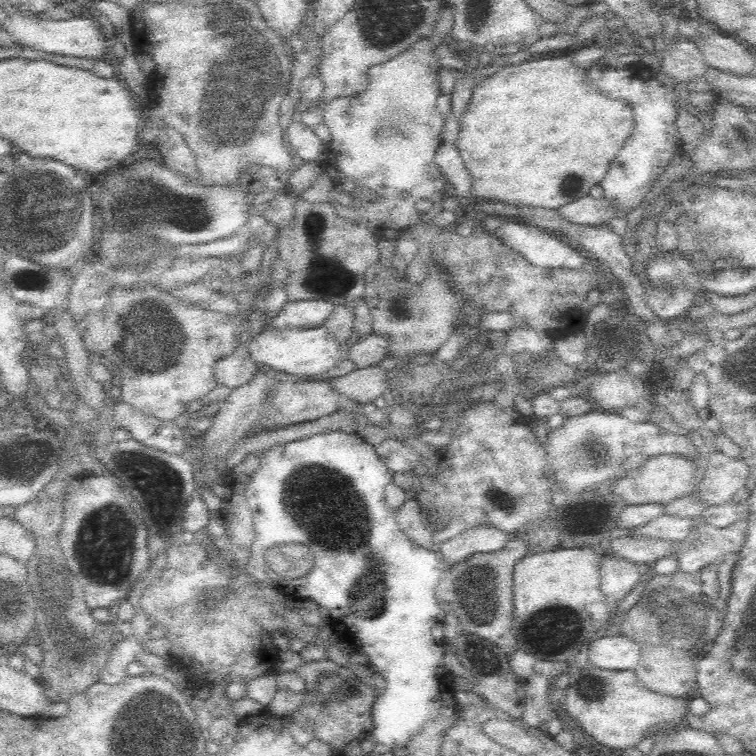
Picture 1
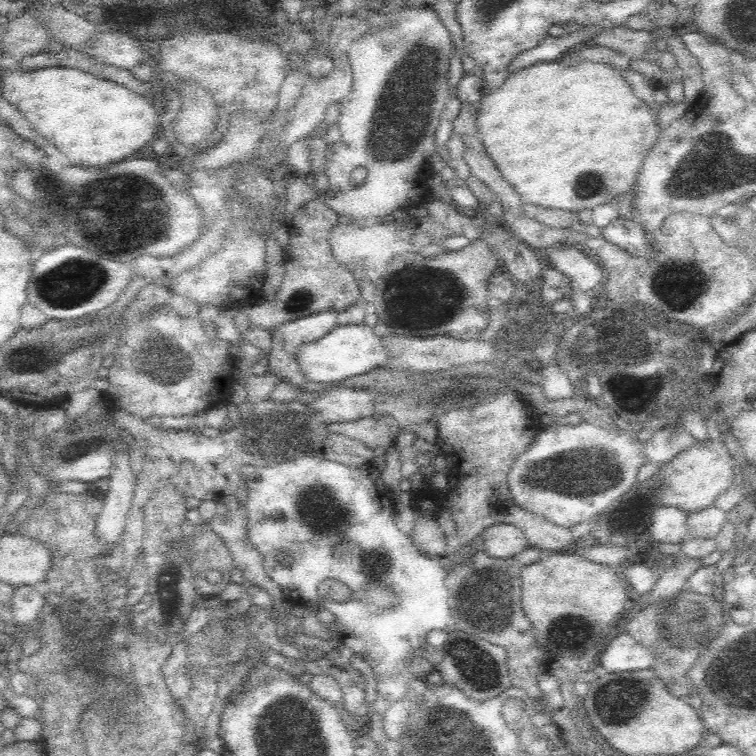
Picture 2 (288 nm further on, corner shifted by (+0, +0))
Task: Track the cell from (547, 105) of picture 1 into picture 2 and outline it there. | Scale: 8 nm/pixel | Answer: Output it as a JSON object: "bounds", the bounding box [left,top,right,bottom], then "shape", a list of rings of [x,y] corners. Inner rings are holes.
{"bounds":[476,54,660,212],"shape":[[[570,54],[510,74],[510,78],[480,100],[478,106],[476,128],[484,152],[502,178],[522,196],[524,204],[542,208],[580,212],[582,208],[596,208],[616,196],[628,194],[640,178],[642,160],[652,152],[652,146],[658,144],[656,140],[660,140],[656,110],[634,96],[622,72],[606,64],[572,60]]]}

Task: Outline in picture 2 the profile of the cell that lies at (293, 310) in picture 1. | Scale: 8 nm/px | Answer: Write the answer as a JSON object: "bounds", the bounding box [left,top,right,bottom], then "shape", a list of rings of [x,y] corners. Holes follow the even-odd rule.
{"bounds":[264,310,338,392],"shape":[[[324,310],[318,314],[310,314],[306,318],[296,318],[292,322],[278,326],[276,330],[272,330],[272,346],[270,346],[270,352],[264,356],[264,364],[270,368],[268,372],[272,372],[280,380],[280,384],[288,384],[298,392],[302,388],[302,384],[308,380],[304,378],[304,374],[298,368],[296,348],[302,346],[304,342],[316,342],[318,338],[324,338],[324,334],[330,334],[336,328],[336,316],[338,316],[338,312]]]}

